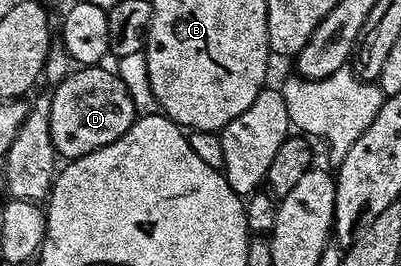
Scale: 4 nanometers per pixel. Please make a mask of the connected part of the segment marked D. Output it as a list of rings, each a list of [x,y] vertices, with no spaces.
[[[100,65],[77,68],[51,90],[50,139],[64,159],[90,155],[126,135],[136,121],[138,110],[128,85],[116,73]]]

